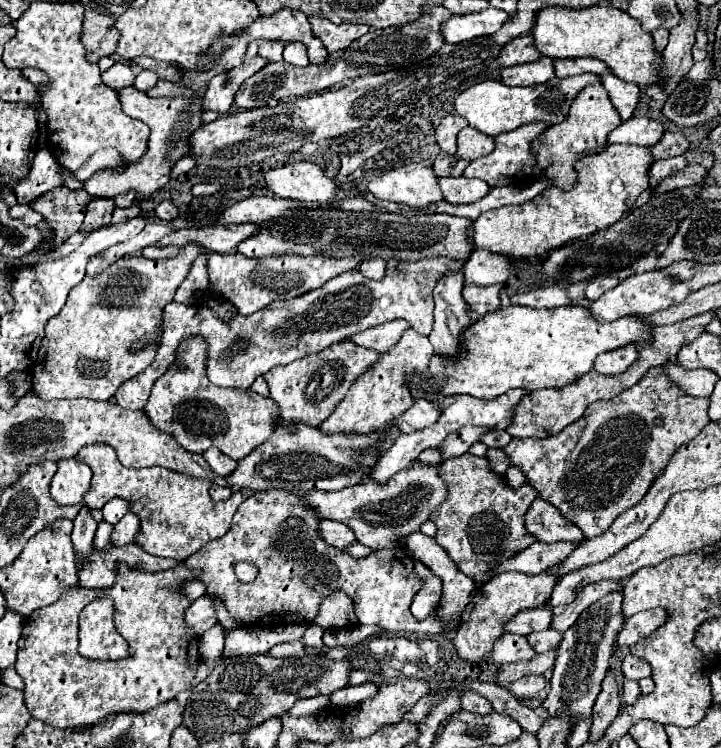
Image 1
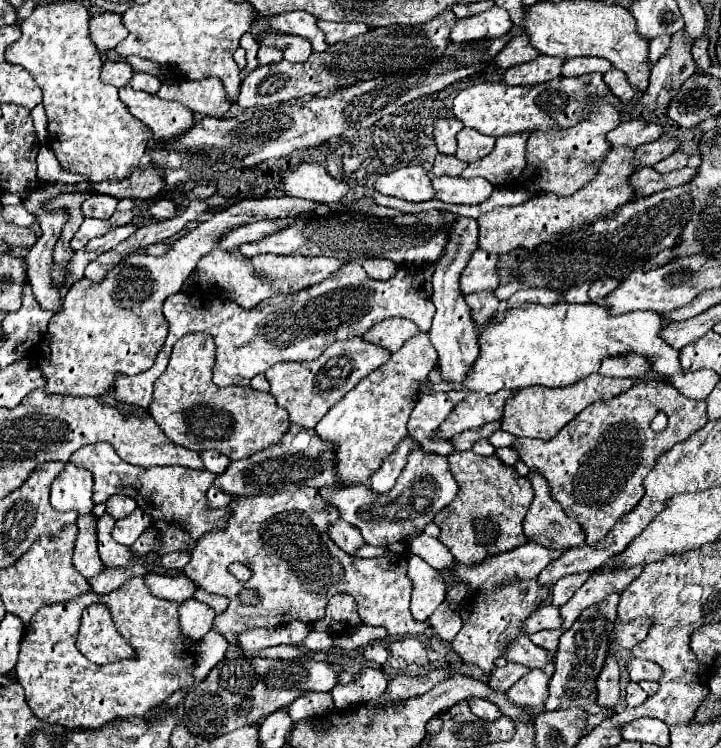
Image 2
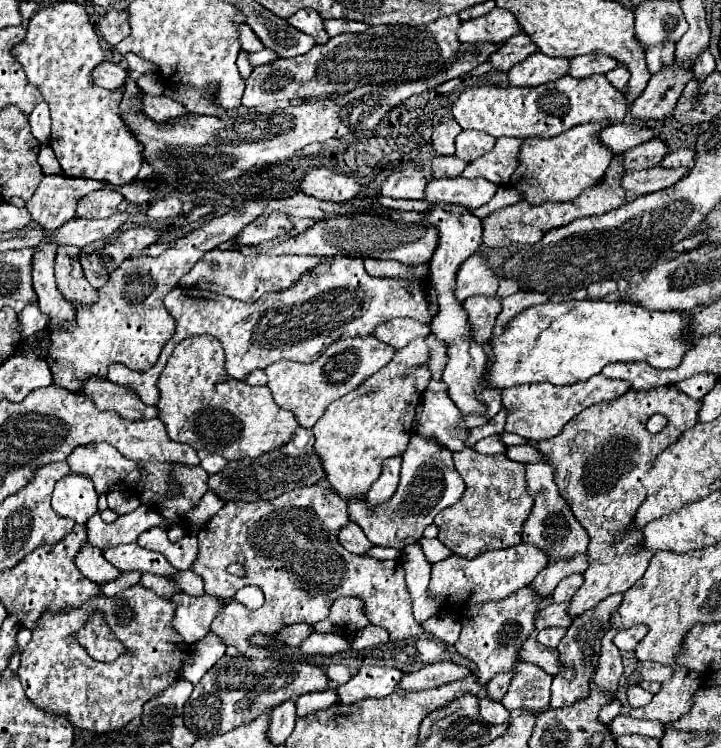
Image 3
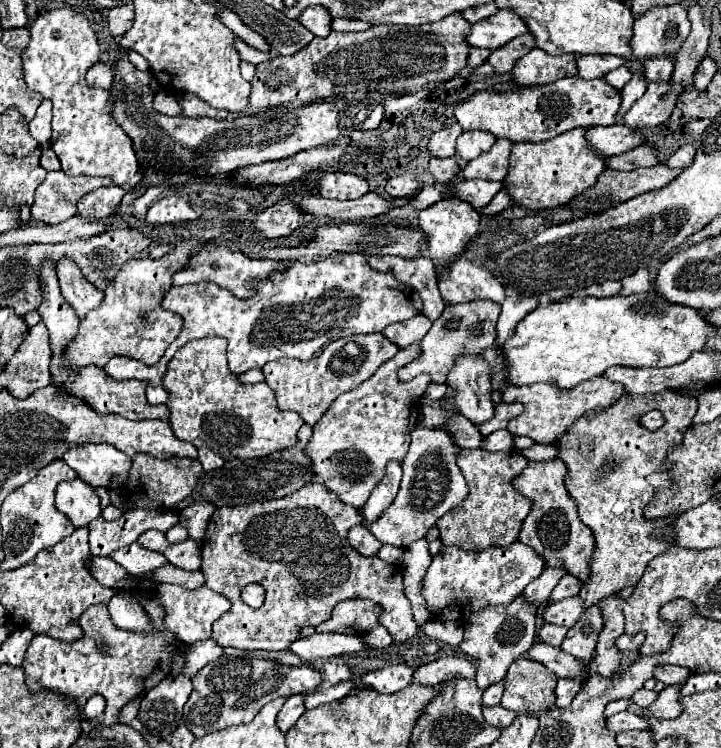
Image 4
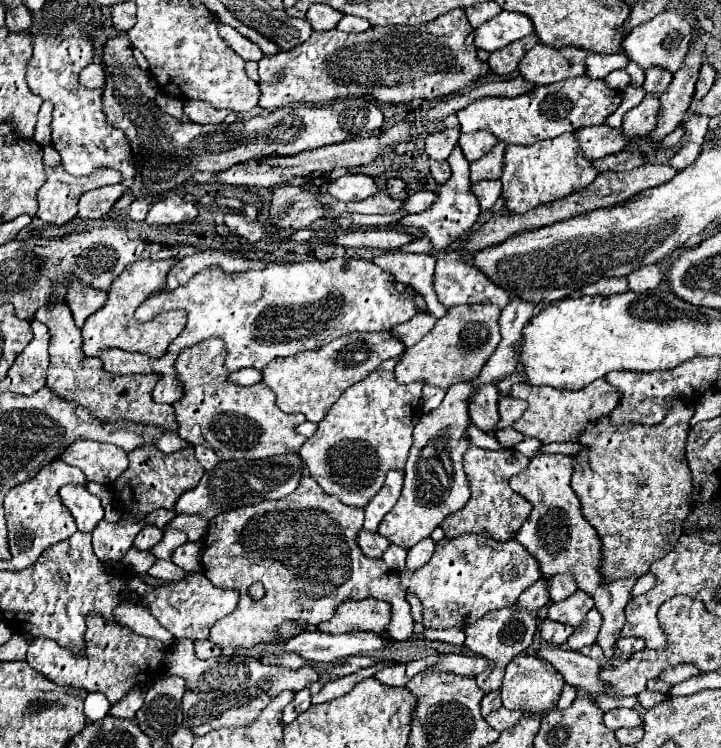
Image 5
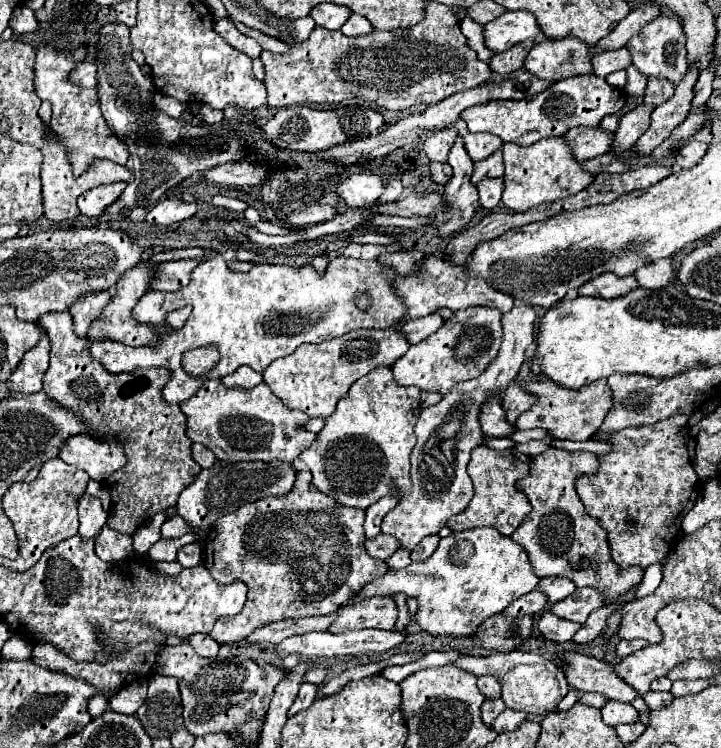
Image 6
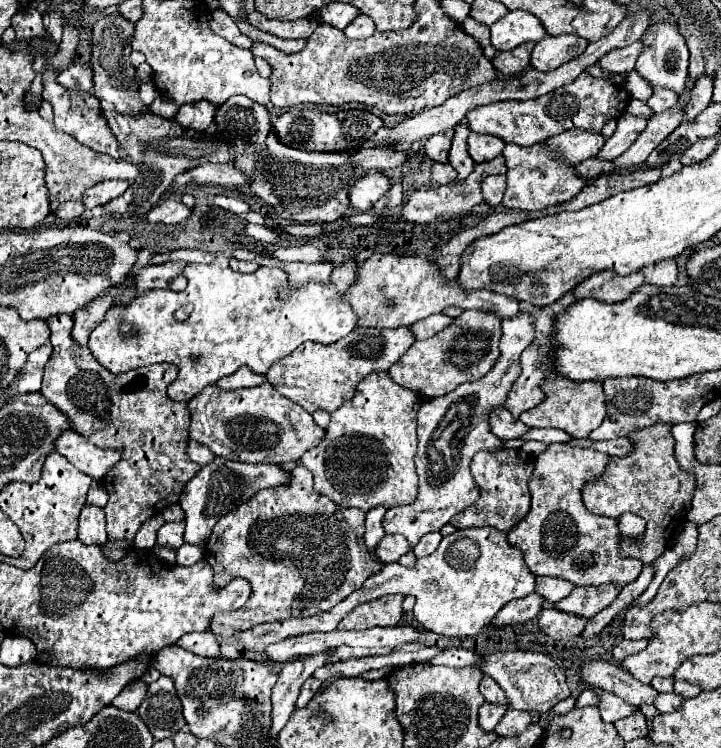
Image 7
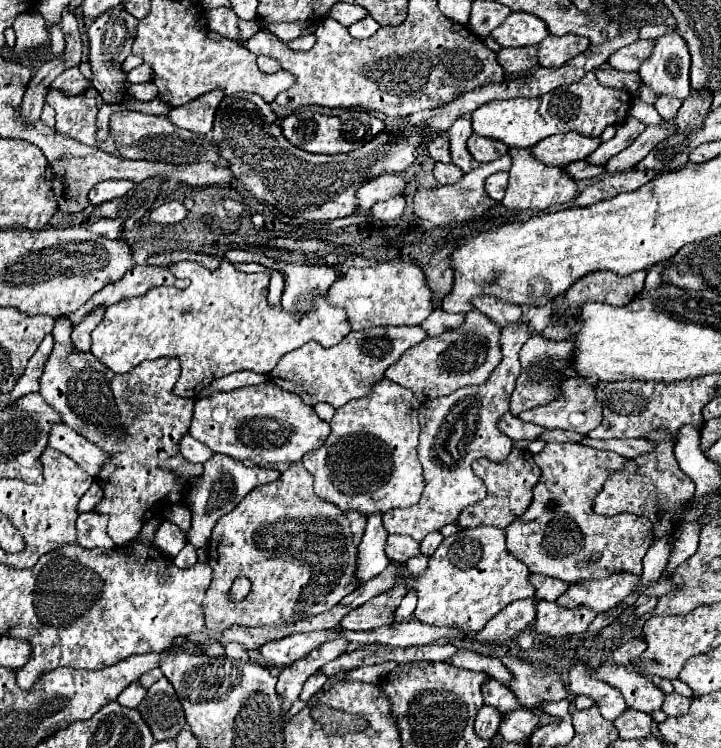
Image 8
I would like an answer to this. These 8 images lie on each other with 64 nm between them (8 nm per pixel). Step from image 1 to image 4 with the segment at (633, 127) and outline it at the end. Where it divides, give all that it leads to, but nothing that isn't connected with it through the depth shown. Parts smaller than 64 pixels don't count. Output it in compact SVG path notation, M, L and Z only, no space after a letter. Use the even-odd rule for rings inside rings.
M624 124L612 126L594 126L586 132L586 140L602 156L616 156L628 152L644 142L644 136L638 130L630 130Z

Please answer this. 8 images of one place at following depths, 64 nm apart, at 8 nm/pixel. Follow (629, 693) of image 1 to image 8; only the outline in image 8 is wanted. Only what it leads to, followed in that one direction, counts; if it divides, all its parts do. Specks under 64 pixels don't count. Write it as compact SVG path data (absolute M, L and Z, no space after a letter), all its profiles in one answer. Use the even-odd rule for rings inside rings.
M672 692L672 694L666 694L662 712L666 712L668 716L682 716L688 712L688 706L690 706L690 698L684 698L684 696Z

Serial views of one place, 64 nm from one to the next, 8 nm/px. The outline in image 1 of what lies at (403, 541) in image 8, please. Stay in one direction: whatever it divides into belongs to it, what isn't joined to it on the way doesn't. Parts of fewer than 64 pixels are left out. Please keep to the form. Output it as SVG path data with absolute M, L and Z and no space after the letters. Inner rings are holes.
M322 520L320 522L320 534L324 536L324 542L328 542L330 546L344 550L346 546L350 546L354 540L354 532L350 528L346 528L340 522L332 522L332 520Z

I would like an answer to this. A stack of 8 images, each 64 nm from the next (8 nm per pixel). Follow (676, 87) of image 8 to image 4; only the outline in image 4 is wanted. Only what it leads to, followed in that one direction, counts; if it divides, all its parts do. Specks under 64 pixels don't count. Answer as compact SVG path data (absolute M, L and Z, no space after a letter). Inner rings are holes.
M680 4L654 6L636 18L630 46L640 62L662 54L670 54L674 58L688 32L690 24L686 10Z

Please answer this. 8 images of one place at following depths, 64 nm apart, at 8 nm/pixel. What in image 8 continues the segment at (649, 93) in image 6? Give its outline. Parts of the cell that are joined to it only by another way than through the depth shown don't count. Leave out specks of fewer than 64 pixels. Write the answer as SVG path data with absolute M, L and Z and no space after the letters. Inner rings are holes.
M658 96L656 98L656 104L654 108L658 110L658 114L666 120L674 120L676 114L678 114L678 108L680 108L680 100L676 100L674 96Z

